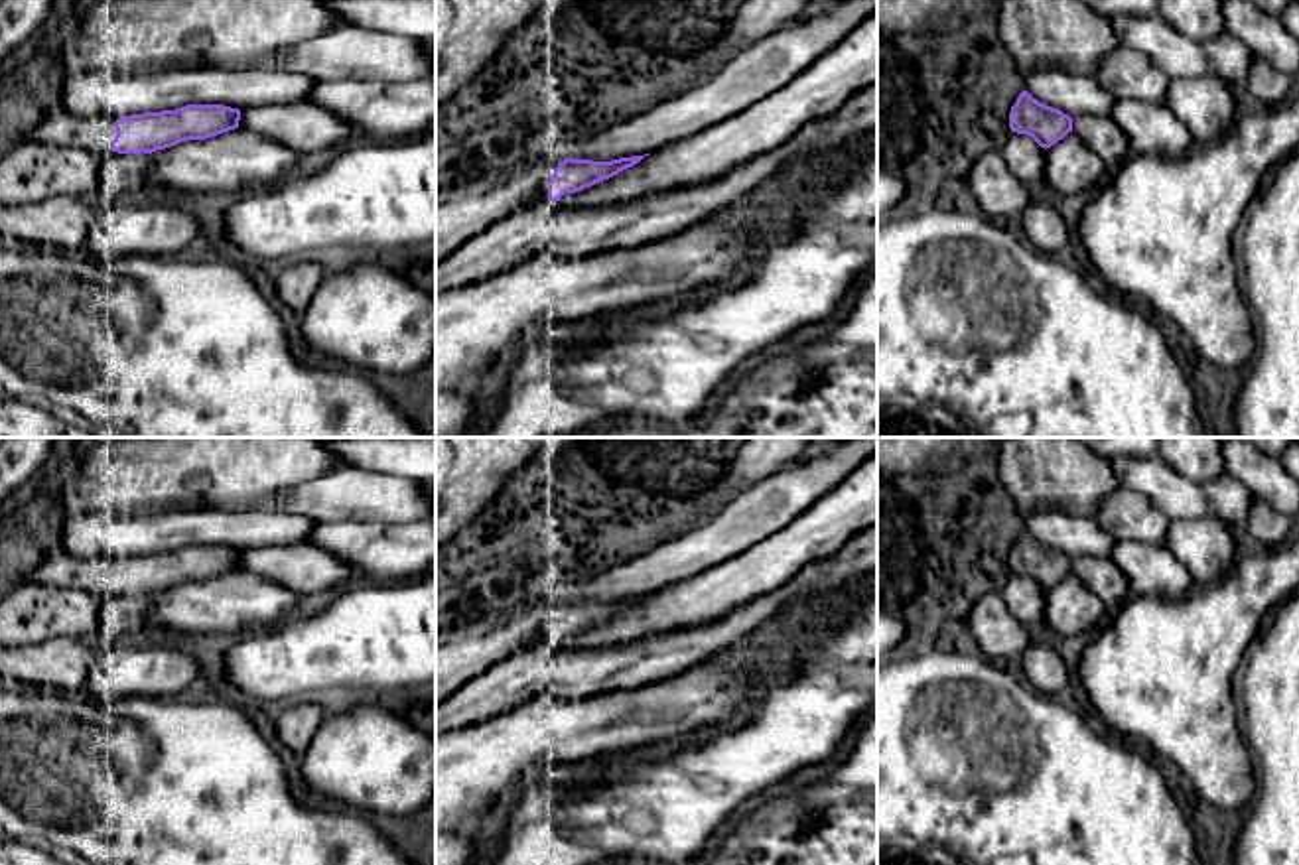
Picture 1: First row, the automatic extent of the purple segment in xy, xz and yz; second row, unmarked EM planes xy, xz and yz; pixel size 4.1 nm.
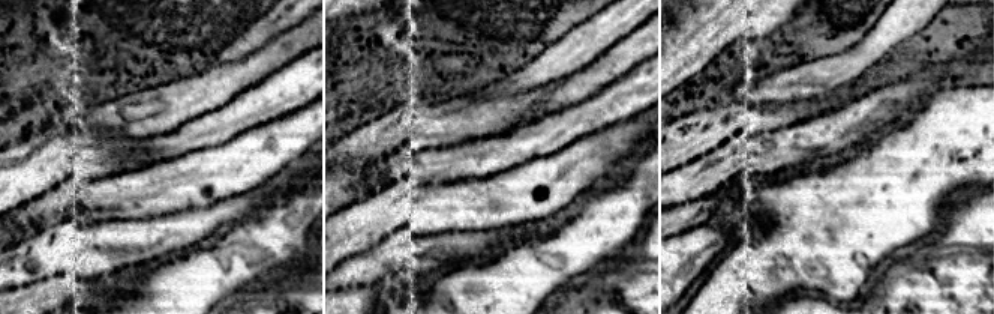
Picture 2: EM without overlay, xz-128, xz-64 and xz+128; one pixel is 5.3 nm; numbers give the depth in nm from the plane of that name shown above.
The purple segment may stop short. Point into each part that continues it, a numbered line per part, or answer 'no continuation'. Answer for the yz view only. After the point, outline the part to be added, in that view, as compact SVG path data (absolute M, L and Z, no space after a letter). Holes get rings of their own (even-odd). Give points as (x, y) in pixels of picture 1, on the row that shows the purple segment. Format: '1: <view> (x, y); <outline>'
no continuation

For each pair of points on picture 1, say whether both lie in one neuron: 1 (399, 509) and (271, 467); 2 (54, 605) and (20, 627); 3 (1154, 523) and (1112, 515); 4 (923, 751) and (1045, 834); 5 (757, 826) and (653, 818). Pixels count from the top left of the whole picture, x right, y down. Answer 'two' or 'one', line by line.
1: two
2: one
3: one
4: one
5: two

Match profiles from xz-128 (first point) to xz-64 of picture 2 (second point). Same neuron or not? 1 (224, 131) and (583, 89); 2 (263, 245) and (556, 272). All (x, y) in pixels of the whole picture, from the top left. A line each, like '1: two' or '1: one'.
1: two
2: one

